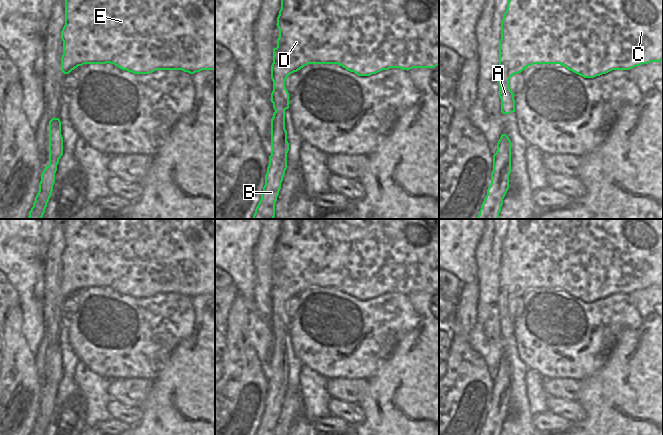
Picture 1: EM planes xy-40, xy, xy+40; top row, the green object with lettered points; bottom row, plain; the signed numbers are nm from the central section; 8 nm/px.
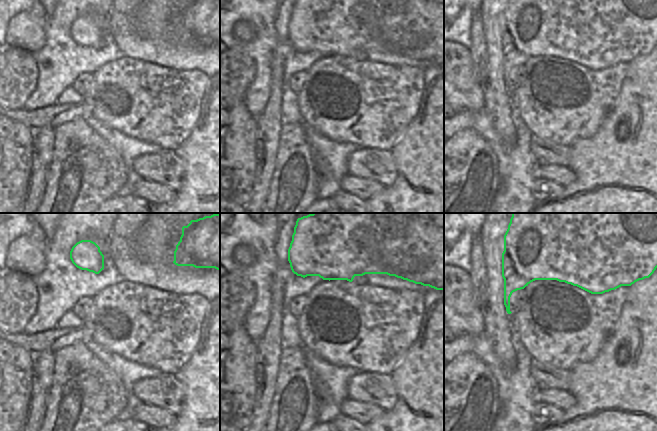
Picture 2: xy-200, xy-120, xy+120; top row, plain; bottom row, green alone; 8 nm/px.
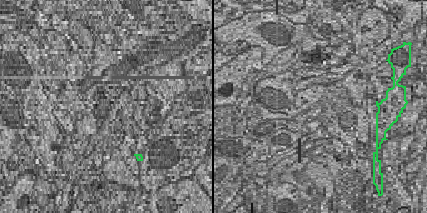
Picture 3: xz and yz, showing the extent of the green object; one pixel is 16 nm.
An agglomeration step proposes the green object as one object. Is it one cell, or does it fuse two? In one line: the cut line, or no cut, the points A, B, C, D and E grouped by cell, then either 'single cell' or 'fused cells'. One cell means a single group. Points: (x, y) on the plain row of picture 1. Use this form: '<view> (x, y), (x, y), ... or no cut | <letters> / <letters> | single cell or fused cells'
no cut | A B C D E | single cell

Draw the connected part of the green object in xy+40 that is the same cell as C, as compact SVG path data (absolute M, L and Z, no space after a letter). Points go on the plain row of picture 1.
M509 219L499 265L501 336L515 336L509 303L534 288L560 288L584 301L663 283L663 219Z

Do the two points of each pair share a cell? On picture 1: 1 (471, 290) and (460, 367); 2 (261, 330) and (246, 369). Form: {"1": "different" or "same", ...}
{"1": "same", "2": "different"}

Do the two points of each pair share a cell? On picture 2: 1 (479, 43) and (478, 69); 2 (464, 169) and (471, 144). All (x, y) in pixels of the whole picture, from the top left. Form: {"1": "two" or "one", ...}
{"1": "one", "2": "one"}

